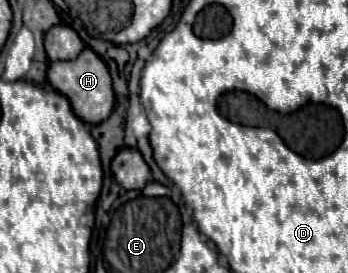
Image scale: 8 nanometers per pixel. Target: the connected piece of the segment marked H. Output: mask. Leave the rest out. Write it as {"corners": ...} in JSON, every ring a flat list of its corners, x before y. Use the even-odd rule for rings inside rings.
{"corners":[[85,48,79,58,75,60,59,60,59,62,51,62,49,72,47,72,47,80,51,82,51,86,55,90,59,90,61,94,65,94,73,106,73,112,91,124,99,124,103,122,111,110,113,110,113,102,115,102,115,92,113,92,113,82,111,82,111,74,107,64,101,60,101,56,97,56,91,48]]}

